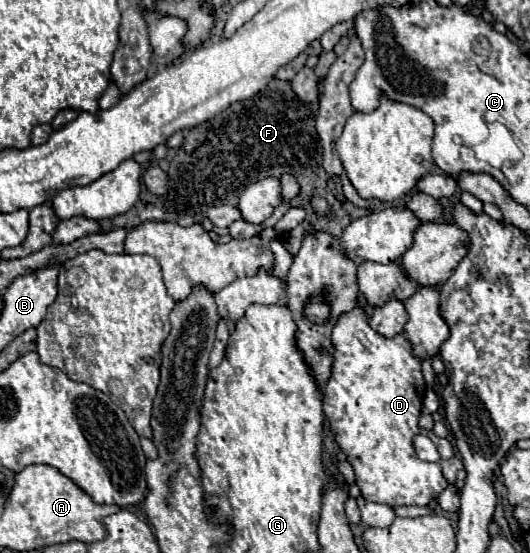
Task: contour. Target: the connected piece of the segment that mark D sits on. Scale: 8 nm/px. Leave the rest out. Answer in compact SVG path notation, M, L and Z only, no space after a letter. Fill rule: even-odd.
M354 307L352 311L342 313L330 337L334 345L334 363L332 363L332 375L328 379L328 385L324 387L324 415L334 431L336 443L346 453L356 473L356 485L360 487L362 497L374 503L390 505L390 507L428 505L432 499L440 495L440 491L446 489L448 481L444 479L442 467L438 463L426 463L416 457L412 447L412 437L418 433L424 433L426 437L430 437L436 443L442 459L450 459L454 451L448 439L436 437L432 431L418 427L422 397L426 391L426 381L420 369L422 359L412 353L412 343L406 339L406 335L400 333L396 337L384 337L376 333L370 327L368 315L362 307Z

